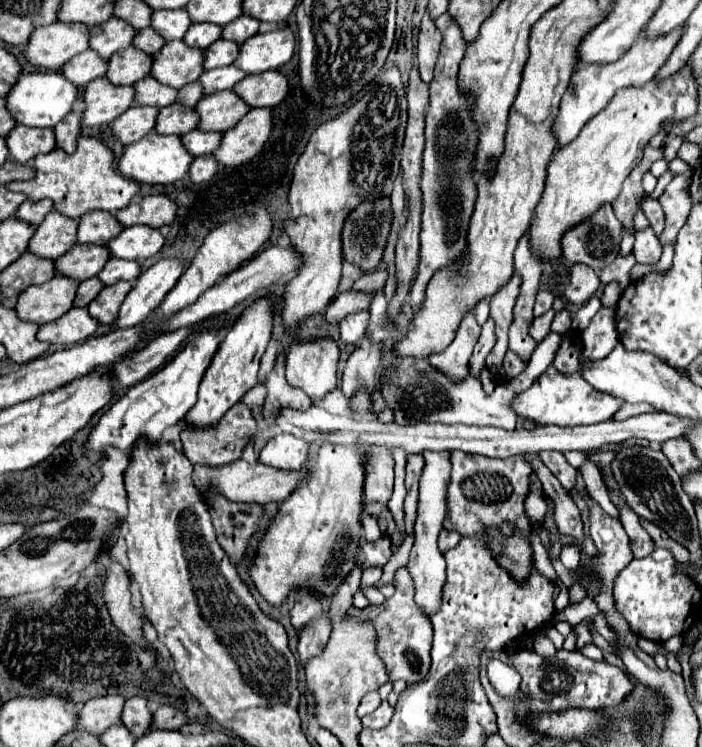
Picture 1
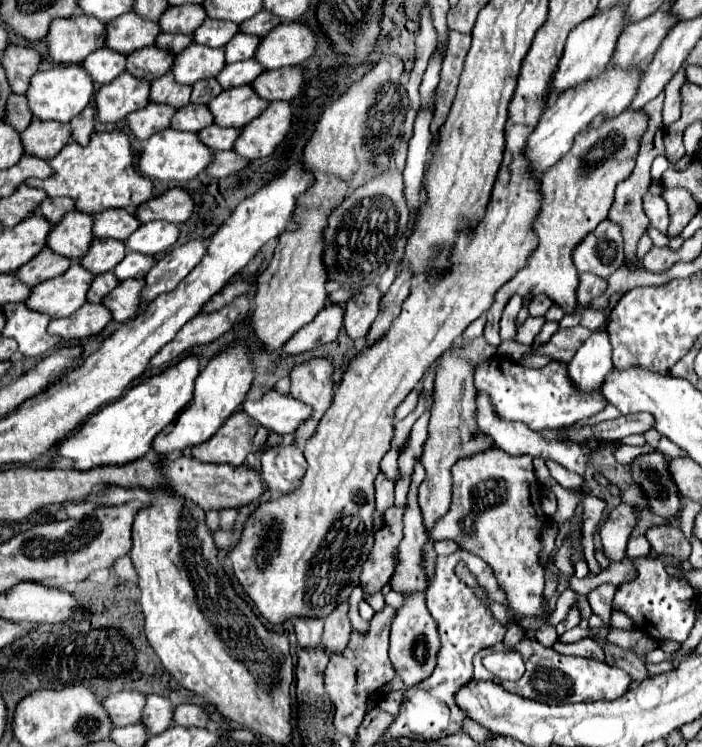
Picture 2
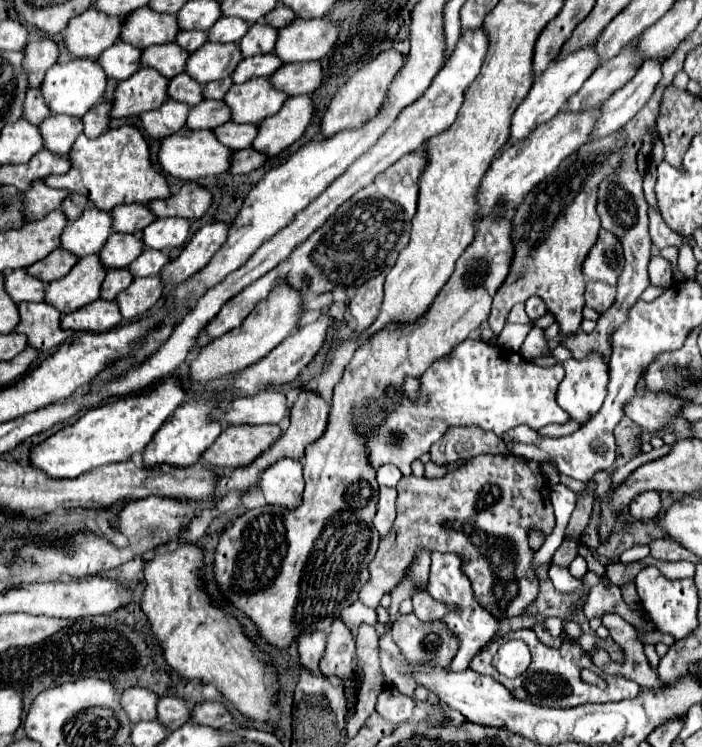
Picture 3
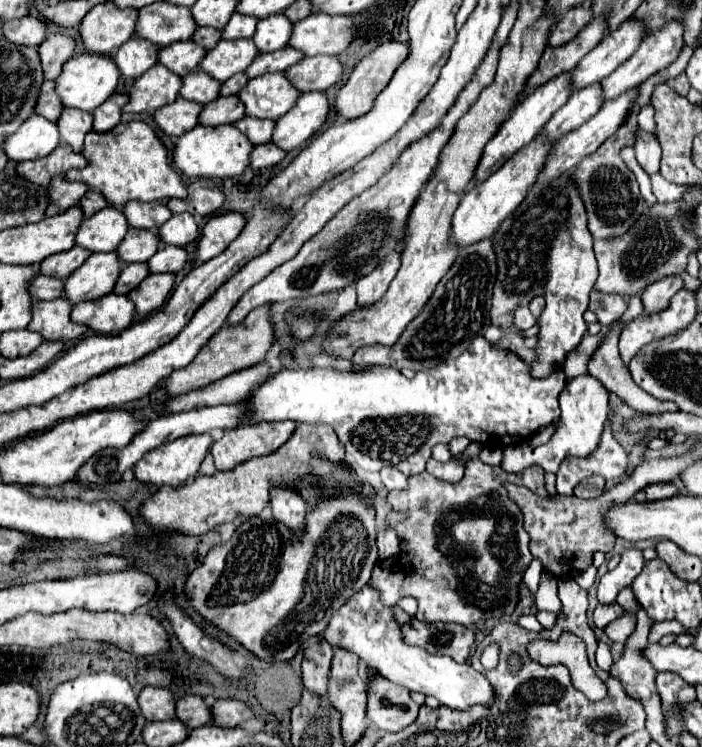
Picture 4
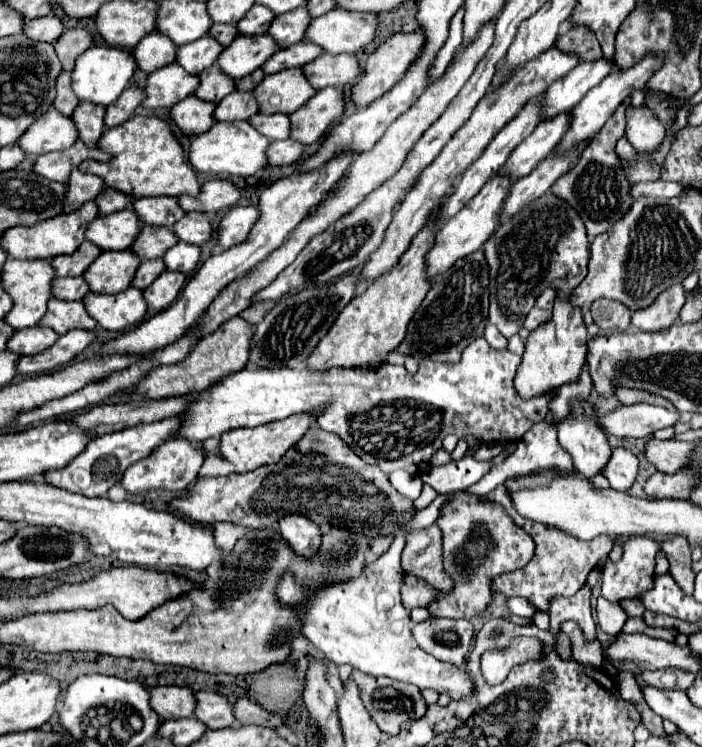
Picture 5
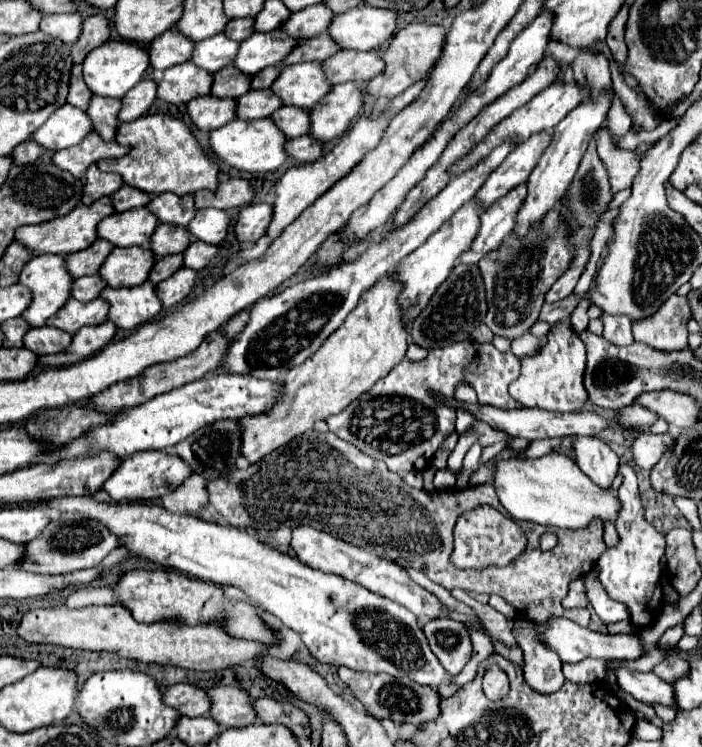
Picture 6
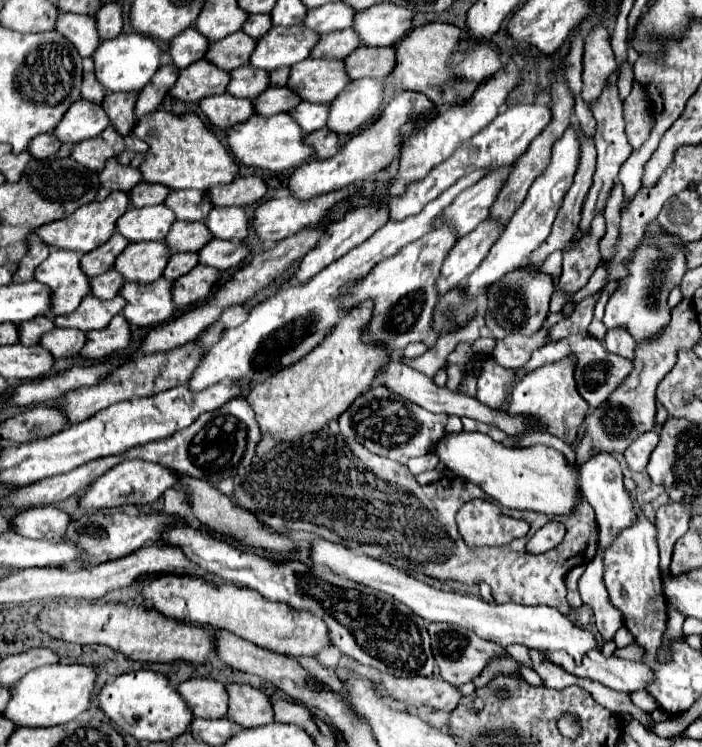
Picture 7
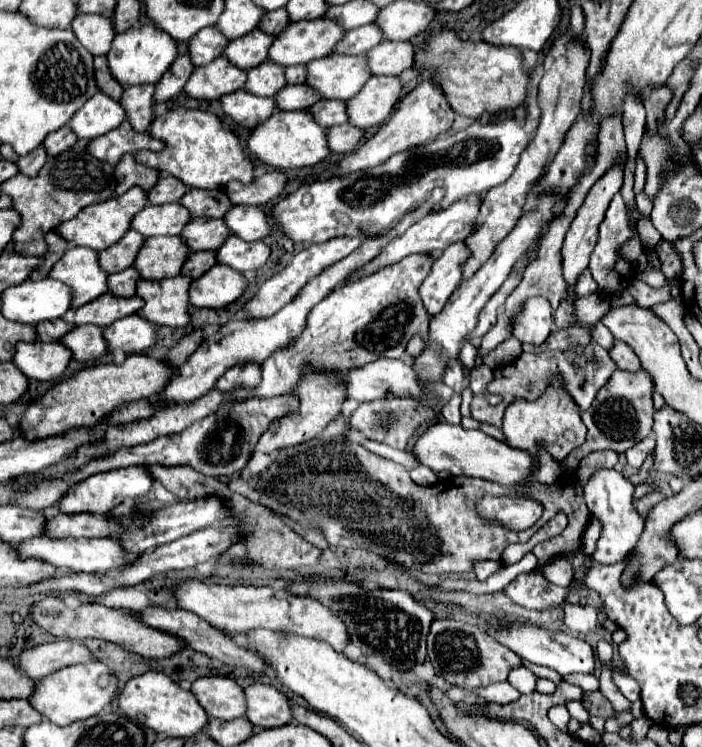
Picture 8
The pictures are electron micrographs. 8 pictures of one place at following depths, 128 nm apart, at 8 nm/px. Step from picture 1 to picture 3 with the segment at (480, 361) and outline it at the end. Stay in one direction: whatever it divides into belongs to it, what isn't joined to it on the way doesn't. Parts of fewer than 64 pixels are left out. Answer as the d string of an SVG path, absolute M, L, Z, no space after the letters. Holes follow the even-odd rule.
M620 134L612 138L600 138L600 142L586 142L576 154L568 156L544 182L530 192L520 210L512 218L512 244L514 258L510 272L500 286L492 302L492 314L488 318L490 328L500 334L506 324L508 312L514 304L526 302L530 296L540 296L552 312L560 334L578 334L582 322L586 280L582 274L582 262L596 244L600 232L600 220L596 218L596 186L620 162L622 142L616 142Z

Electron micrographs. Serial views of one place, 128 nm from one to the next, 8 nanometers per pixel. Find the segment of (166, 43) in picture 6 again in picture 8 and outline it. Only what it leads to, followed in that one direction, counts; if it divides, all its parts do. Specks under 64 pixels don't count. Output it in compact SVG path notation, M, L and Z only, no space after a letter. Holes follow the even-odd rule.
M208 26L200 30L200 34L196 34L196 38L192 38L190 42L190 54L194 66L210 64L214 58L222 56L228 42L230 40L220 30L216 30L216 26Z

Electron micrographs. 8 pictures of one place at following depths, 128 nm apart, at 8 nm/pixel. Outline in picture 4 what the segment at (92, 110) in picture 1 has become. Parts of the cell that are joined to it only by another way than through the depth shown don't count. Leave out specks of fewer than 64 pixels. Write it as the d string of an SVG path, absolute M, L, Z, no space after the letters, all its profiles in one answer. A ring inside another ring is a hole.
M162 64L144 72L130 90L130 102L124 112L156 112L164 104L172 104L182 88L182 78Z

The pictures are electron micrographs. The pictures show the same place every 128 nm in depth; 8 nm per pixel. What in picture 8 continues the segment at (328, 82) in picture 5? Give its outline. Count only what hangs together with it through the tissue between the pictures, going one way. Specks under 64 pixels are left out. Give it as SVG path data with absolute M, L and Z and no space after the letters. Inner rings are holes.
M384 40L380 46L372 48L366 58L372 66L372 74L398 76L400 72L414 68L418 48L412 42L390 42Z

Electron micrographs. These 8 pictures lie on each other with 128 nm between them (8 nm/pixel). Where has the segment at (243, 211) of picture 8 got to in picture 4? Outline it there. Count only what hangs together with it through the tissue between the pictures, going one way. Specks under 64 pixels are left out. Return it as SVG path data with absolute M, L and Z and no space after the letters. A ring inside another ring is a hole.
M190 212L174 214L160 230L160 238L164 244L174 244L174 246L186 246L190 242L196 242L200 236L200 226L196 218Z

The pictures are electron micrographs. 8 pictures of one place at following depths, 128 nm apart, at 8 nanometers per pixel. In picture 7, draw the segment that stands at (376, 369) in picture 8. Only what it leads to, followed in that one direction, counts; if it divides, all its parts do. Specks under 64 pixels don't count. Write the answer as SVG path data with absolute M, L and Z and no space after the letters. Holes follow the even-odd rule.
M392 356L390 362L376 374L374 378L374 386L384 386L388 388L390 392L394 394L400 394L402 398L430 410L430 412L442 412L442 414L456 414L456 416L468 416L468 418L476 418L476 420L482 420L486 424L494 424L496 428L500 428L502 432L506 432L508 436L514 436L514 434L520 434L520 432L526 432L528 428L536 426L536 422L528 422L528 418L512 418L508 416L504 410L492 410L488 406L484 406L482 402L478 402L476 398L468 396L468 394L460 394L460 392L452 392L448 388L440 388L432 382L432 378L428 378L426 374L402 364L398 360L398 356Z

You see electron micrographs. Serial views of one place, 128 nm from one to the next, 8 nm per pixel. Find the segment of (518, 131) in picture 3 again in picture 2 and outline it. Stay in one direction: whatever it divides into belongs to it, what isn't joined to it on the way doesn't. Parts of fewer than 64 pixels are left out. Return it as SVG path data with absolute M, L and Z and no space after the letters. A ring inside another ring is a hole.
M618 4L594 18L588 18L570 32L566 50L556 66L556 72L552 74L552 80L548 86L548 96L558 96L570 88L580 86L582 82L598 78L604 72L604 66L608 66L608 58L612 58L612 50L616 48L616 38L620 36L622 28L624 28L624 26L620 26L620 14L624 14L624 6L626 4Z

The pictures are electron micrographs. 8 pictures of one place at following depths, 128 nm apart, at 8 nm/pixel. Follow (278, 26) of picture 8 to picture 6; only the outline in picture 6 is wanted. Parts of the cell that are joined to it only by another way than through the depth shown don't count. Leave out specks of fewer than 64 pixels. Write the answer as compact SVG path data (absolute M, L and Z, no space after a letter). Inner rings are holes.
M236 18L236 20L230 20L224 34L232 40L238 40L238 42L244 42L246 38L250 38L254 34L254 18Z

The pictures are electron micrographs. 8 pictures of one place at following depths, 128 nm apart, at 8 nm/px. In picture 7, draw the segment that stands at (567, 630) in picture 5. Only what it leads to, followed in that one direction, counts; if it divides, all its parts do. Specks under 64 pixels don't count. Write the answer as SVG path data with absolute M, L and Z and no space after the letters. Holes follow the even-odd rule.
M320 430L316 434L306 434L292 442L276 444L254 464L250 472L236 478L236 490L234 490L234 502L238 506L252 510L270 530L276 530L280 534L288 534L292 530L314 532L328 542L342 544L354 552L382 560L406 572L420 572L436 580L458 580L462 584L478 584L480 580L484 580L492 586L492 596L498 604L502 602L516 602L524 606L544 604L560 610L562 614L568 614L570 604L566 599L566 570L572 570L572 566L586 562L588 548L590 548L590 558L598 550L598 528L596 528L592 506L586 500L582 500L568 516L550 517L548 514L536 512L528 536L520 540L512 540L510 544L504 546L470 548L458 534L456 512L464 502L480 496L486 494L478 486L472 486L472 482L464 482L460 478L456 478L456 484L454 478L440 478L432 484L420 486L404 464L394 462L390 458L376 456L370 450L364 450L364 446L360 446L358 442L346 440L344 436L330 434L326 430ZM548 520L557 520L565 525L564 540L556 548L544 554L536 554L536 556L528 554L524 550L526 542Z

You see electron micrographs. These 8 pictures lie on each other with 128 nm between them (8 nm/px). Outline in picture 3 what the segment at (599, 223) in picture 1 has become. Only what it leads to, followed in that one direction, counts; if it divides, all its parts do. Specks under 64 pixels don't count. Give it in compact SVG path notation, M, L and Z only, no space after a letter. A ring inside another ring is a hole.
M602 230L598 234L596 246L590 250L584 262L584 276L588 280L600 280L610 286L616 286L622 270L624 270L624 254L620 242L614 234Z

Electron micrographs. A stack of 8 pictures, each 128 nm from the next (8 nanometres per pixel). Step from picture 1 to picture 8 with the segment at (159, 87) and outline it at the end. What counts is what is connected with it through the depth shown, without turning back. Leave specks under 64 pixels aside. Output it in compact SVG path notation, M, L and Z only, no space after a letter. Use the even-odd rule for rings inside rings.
M262 62L260 66L248 70L248 82L244 90L256 94L256 96L274 96L286 86L286 76L284 76L284 66L276 62Z

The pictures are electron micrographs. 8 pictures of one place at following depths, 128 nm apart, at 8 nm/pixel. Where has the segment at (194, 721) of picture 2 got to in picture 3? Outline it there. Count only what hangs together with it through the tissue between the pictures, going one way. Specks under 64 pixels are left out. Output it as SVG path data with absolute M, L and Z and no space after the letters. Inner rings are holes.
M202 702L196 704L192 710L192 718L198 724L210 726L210 728L224 728L232 722L232 714L220 704L220 702Z

